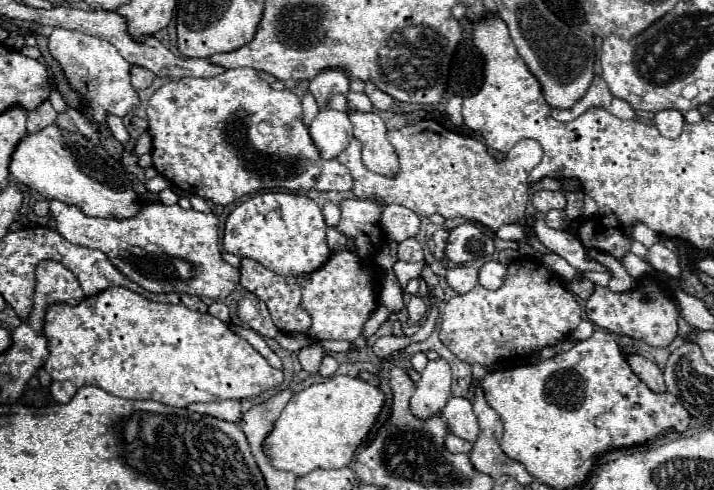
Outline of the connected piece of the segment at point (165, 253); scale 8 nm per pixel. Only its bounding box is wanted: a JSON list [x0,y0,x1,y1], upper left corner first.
[49,199,239,299]

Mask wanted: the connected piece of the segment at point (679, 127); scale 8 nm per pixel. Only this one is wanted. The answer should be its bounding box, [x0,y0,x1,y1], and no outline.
[655,109,685,139]

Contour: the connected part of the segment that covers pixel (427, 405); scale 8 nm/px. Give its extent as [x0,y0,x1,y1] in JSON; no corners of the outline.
[411,357,451,419]

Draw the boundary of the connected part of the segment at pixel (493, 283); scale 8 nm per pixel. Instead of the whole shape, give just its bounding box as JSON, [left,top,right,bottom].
[479,261,507,289]

